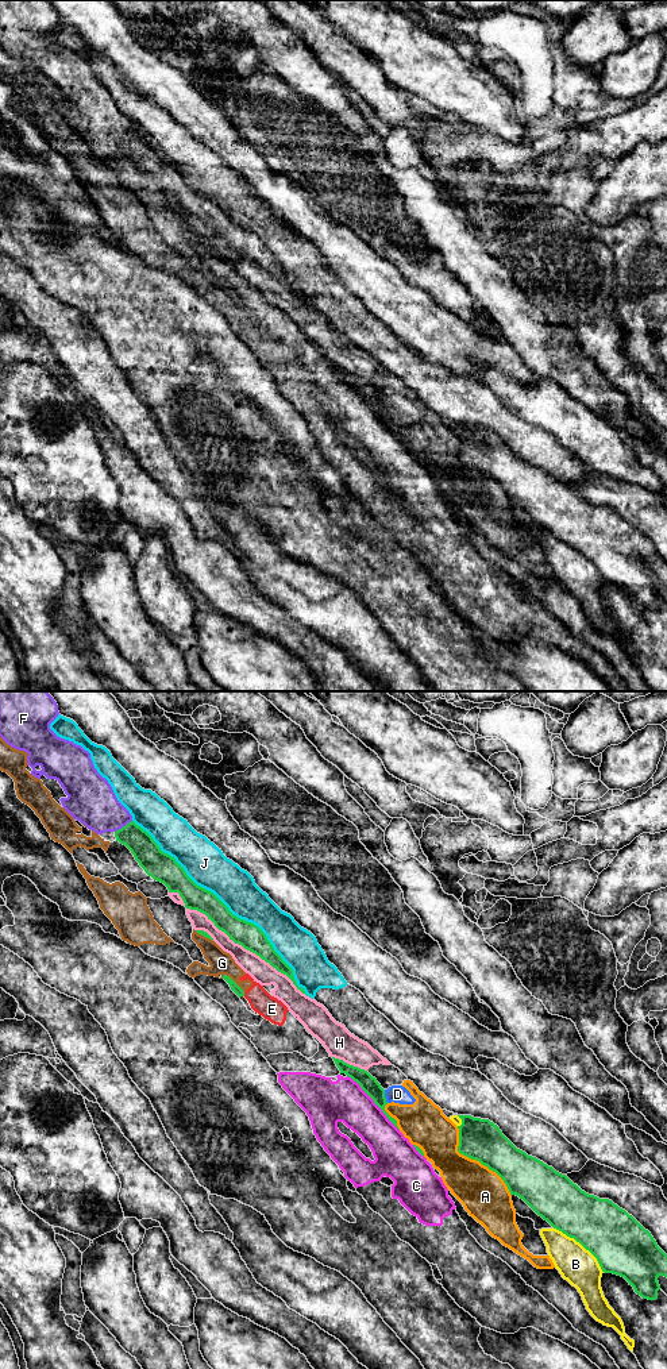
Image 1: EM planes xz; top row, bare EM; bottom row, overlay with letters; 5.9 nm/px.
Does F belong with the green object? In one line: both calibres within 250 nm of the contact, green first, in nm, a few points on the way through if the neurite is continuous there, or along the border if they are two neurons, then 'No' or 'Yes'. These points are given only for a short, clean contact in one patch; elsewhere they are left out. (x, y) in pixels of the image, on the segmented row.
Thickness 160 nm (green) against 280 nm. Path across: xz (147, 853), (123, 826), (91, 799). Yes

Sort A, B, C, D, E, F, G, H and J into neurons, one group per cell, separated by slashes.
A D H / B / C E G / F / J

